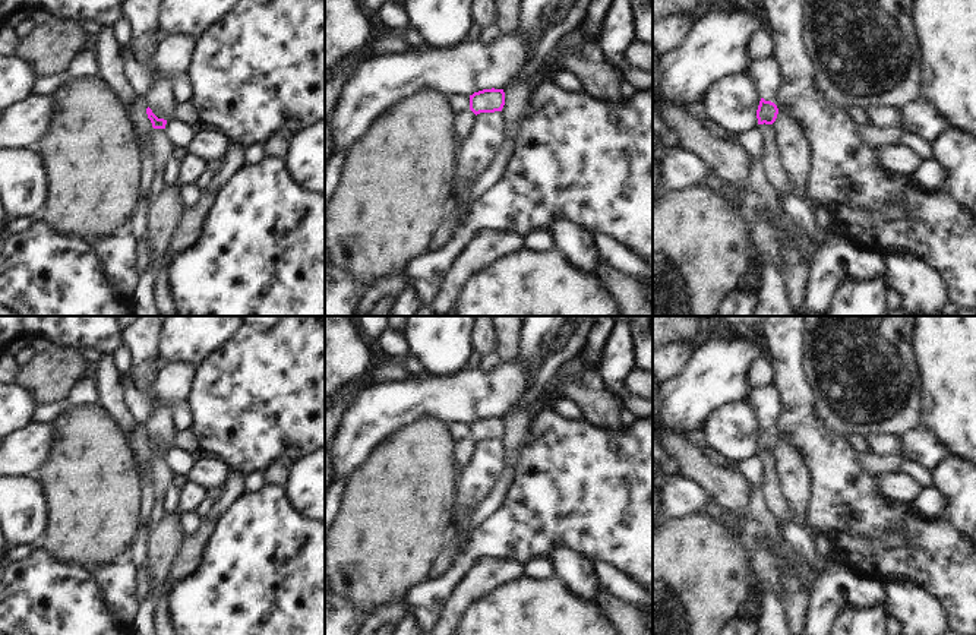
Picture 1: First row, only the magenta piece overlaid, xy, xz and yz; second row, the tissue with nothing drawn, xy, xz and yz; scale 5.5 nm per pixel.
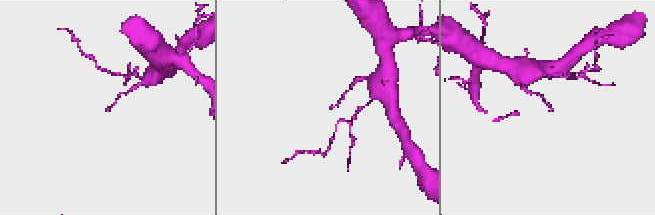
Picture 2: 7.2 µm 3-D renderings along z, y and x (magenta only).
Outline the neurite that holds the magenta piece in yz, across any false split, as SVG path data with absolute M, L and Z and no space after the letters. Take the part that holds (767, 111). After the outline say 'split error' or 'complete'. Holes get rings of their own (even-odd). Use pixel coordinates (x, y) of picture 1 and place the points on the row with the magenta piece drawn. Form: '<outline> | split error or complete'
M761 98L758 110L757 110L757 119L758 124L773 124L777 119L778 108L774 102L765 101Z | complete

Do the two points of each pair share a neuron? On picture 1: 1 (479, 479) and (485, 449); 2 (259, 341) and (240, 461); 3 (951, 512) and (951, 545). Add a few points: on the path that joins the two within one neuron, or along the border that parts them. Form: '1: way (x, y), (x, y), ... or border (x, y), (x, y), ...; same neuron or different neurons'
1: way (482, 471), (485, 457); same neuron
2: way (259, 370), (259, 391), (248, 404), (246, 432); same neuron
3: border (938, 515), (960, 533); different neurons

